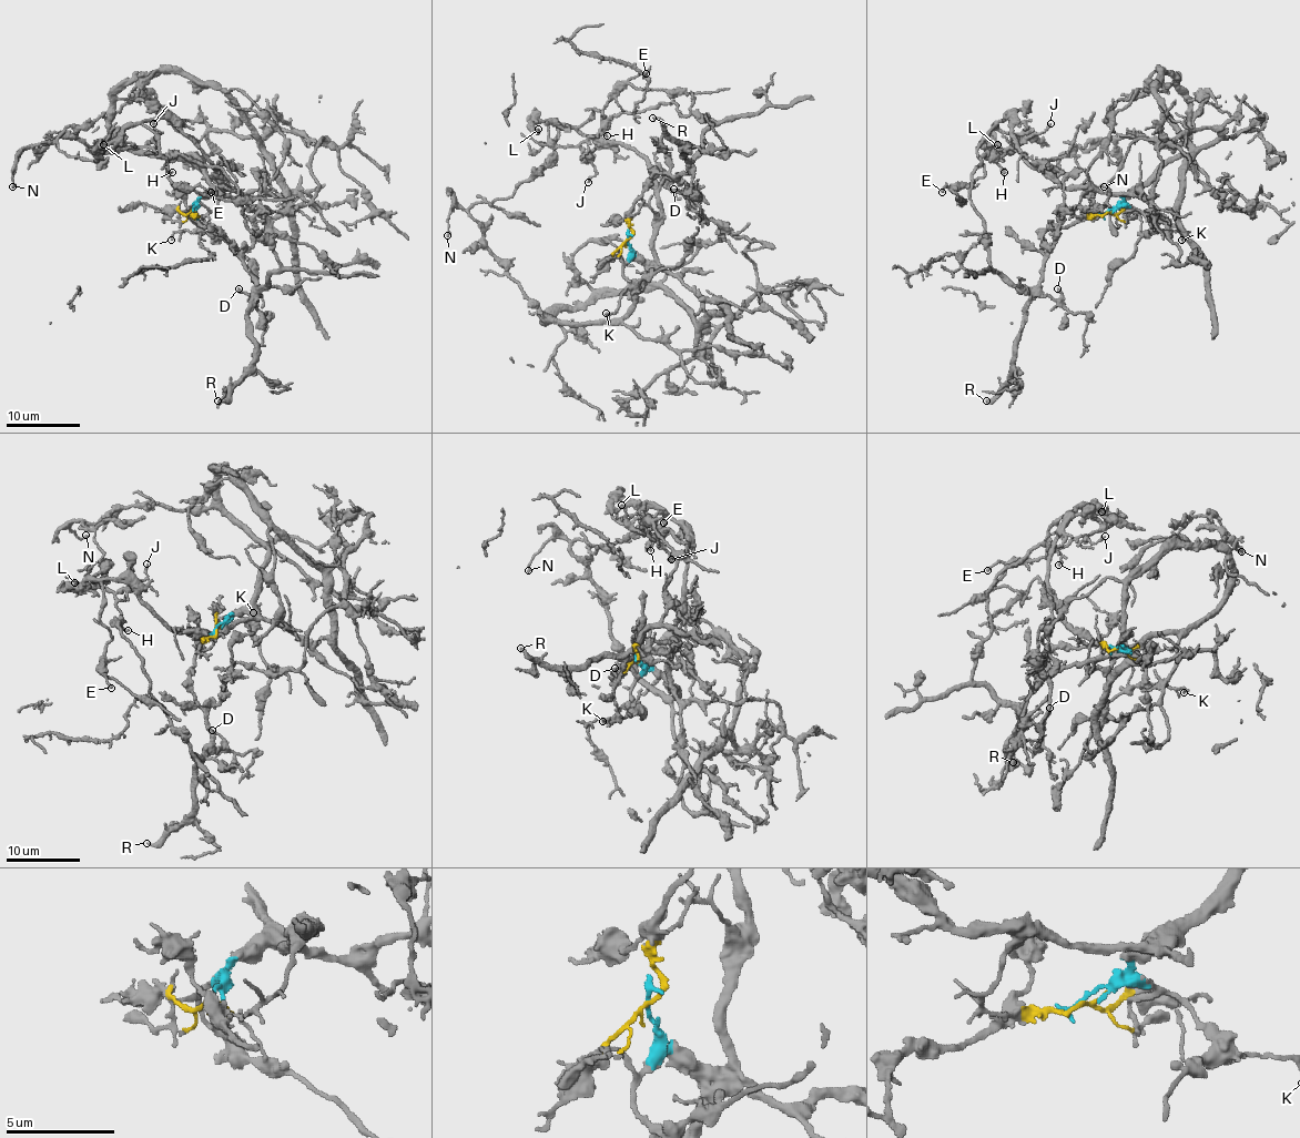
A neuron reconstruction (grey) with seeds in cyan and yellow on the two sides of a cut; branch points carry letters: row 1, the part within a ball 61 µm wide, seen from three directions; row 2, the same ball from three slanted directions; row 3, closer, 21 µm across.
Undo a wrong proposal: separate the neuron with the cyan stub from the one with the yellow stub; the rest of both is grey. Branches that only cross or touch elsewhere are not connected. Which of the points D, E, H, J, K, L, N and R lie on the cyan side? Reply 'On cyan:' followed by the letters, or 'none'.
On cyan: E, K, L, N

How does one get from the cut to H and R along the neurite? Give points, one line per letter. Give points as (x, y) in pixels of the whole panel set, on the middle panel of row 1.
H: (628, 239), (648, 182), (684, 174), (713, 123), (682, 117), (671, 101), (620, 112), (600, 129), (607, 136)
R: (628, 239), (629, 212), (648, 182), (659, 173), (684, 174), (690, 170), (682, 159), (690, 148), (653, 118)

